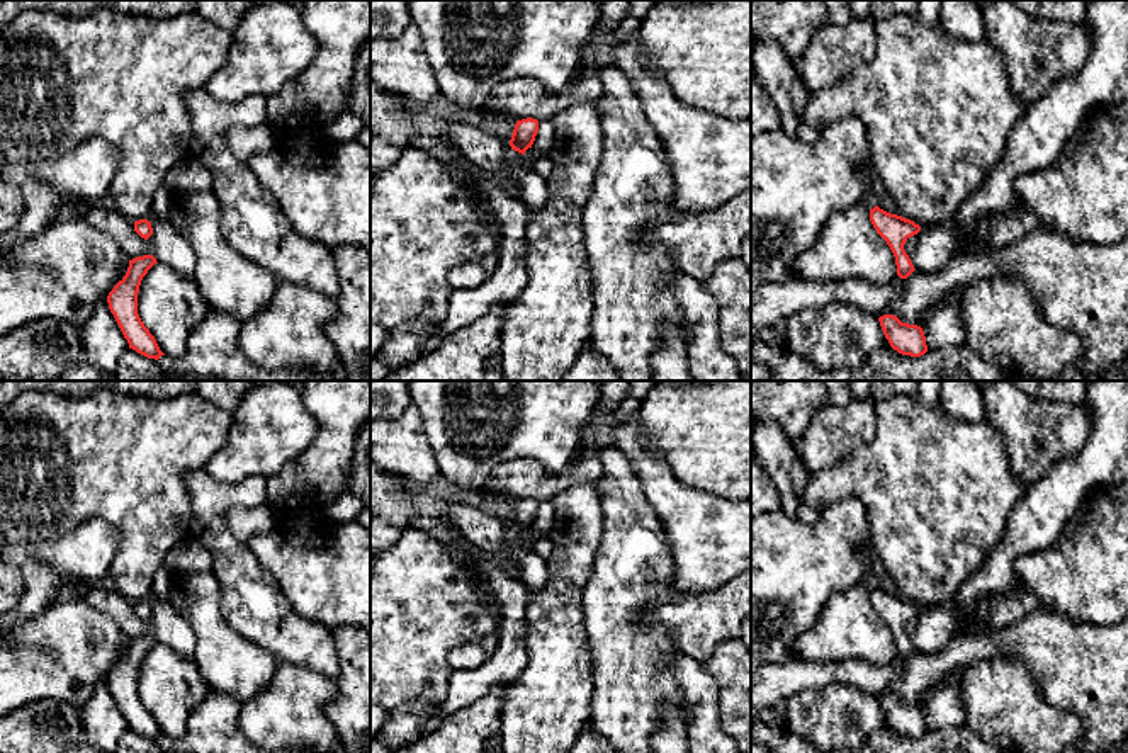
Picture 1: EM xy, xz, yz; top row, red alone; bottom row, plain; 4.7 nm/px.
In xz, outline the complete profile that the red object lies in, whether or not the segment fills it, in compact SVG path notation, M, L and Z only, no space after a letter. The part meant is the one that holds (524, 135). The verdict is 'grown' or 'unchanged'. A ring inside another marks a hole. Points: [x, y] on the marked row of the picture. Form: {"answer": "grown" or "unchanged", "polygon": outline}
{"answer": "unchanged", "polygon": "M527 117L527 119L516 121L510 139L511 150L525 155L525 151L532 148L537 133L539 133L537 119Z"}

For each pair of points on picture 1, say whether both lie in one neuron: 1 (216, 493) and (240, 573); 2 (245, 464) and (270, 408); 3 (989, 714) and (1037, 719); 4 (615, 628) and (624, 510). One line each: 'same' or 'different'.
1: same
2: same
3: same
4: same

